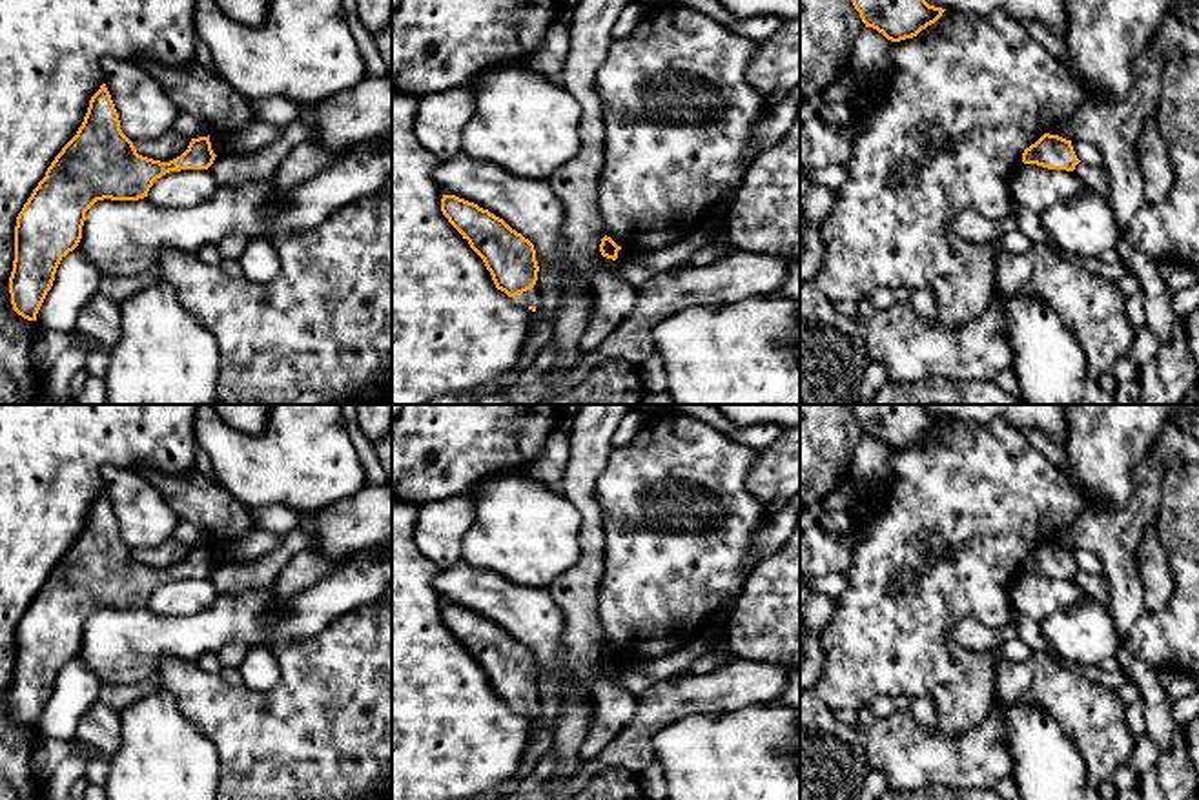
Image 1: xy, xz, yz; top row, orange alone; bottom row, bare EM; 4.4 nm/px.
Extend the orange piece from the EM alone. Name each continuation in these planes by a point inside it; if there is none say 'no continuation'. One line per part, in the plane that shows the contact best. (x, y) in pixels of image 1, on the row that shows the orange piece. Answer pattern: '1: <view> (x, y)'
1: xz (531, 297)

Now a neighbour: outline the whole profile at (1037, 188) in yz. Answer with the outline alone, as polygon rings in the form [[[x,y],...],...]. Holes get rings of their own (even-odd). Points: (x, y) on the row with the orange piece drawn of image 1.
[[[1020,162],[1008,179],[1011,204],[1024,206],[1037,215],[1062,202],[1070,202],[1086,186],[1066,169],[1048,169]]]

